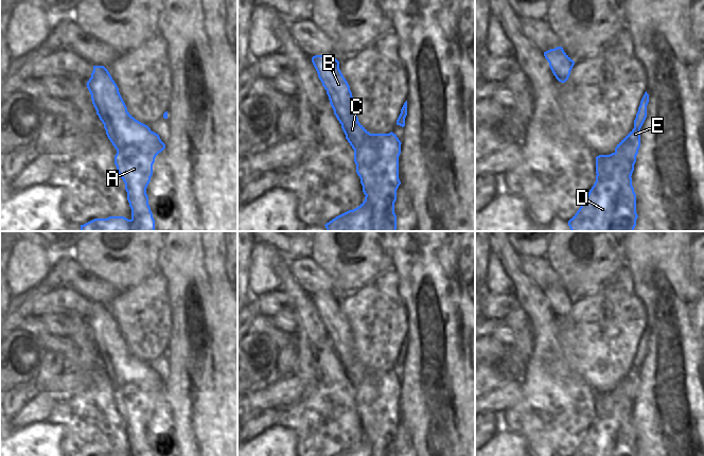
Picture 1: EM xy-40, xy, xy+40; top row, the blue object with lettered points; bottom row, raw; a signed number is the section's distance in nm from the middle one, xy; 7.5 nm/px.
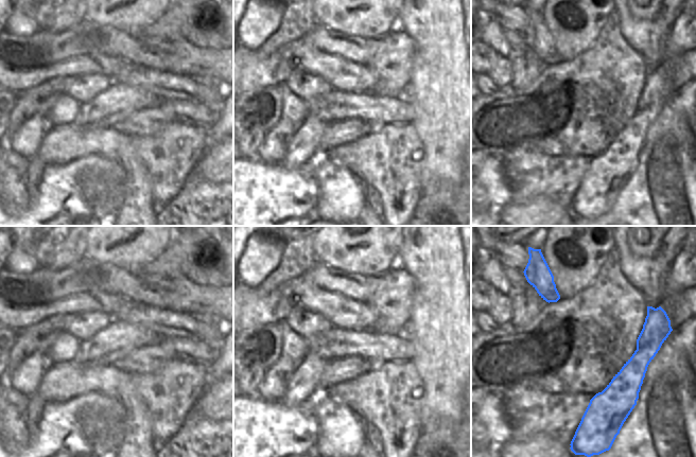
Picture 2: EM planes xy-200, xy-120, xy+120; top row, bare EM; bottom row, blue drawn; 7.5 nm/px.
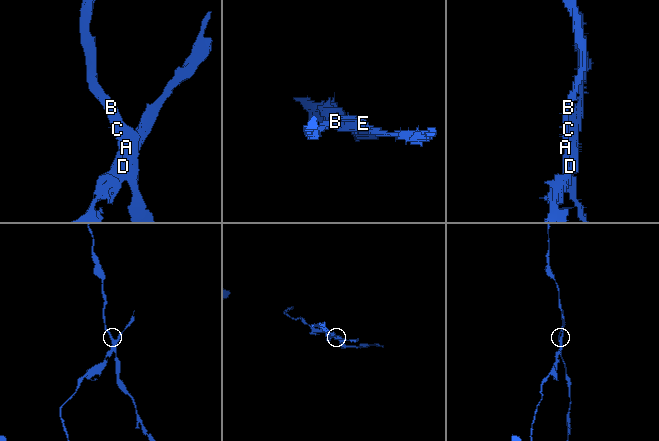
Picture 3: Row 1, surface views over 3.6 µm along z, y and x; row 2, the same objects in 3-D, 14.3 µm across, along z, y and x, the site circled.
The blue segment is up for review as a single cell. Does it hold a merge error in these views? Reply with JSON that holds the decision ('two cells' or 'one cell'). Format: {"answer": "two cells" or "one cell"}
{"answer": "two cells"}

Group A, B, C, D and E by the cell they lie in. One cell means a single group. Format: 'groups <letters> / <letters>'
groups A B C / D E

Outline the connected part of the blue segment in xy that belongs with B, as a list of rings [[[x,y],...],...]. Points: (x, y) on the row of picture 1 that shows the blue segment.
[[[315,55],[312,57],[312,63],[318,73],[322,86],[327,90],[330,104],[334,110],[334,115],[341,124],[346,139],[354,150],[356,173],[360,178],[363,192],[373,211],[373,231],[397,231],[394,203],[397,200],[397,190],[401,185],[399,179],[399,163],[375,163],[382,158],[380,154],[380,145],[376,142],[377,134],[370,134],[358,122],[350,86],[344,77],[339,69],[339,62],[335,56]]]

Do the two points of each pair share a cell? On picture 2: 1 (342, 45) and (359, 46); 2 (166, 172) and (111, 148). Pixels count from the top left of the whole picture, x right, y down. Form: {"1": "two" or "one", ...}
{"1": "one", "2": "one"}

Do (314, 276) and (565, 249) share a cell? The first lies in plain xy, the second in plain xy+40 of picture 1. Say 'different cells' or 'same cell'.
different cells

